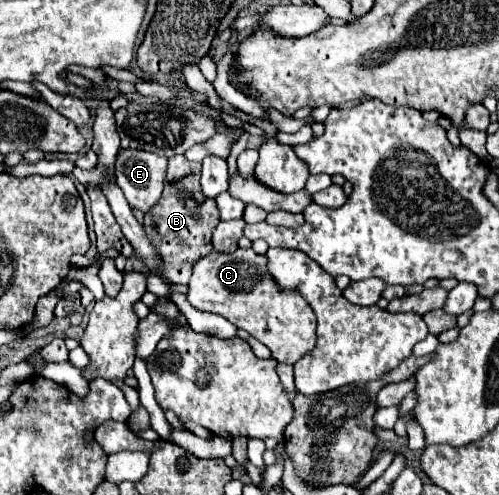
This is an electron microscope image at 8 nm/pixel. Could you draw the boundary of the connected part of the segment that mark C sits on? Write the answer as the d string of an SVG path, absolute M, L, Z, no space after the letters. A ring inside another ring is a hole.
M237 249L233 253L213 251L211 255L199 259L193 265L193 277L189 281L187 299L195 309L221 315L235 327L245 329L251 337L259 339L265 347L269 347L271 357L277 359L279 363L289 363L289 365L297 363L297 359L307 355L317 343L317 333L315 333L317 321L309 303L295 291L281 291L281 287L273 283L273 277L267 271L267 255L257 255L253 249Z

